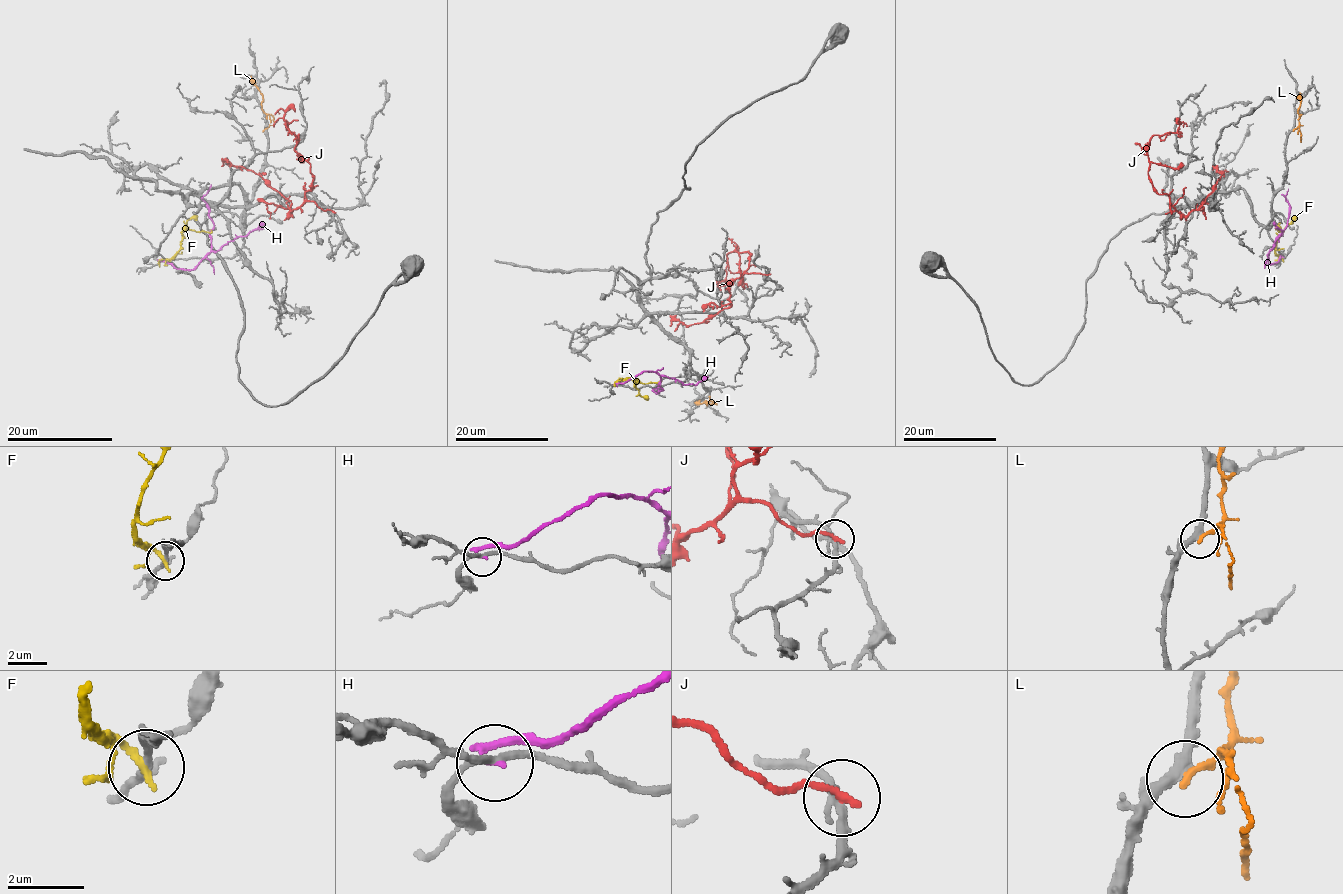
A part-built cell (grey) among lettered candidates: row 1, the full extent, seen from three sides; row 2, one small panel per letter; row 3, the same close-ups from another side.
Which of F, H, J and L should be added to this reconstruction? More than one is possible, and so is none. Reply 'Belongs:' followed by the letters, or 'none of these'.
Belongs: none of these

